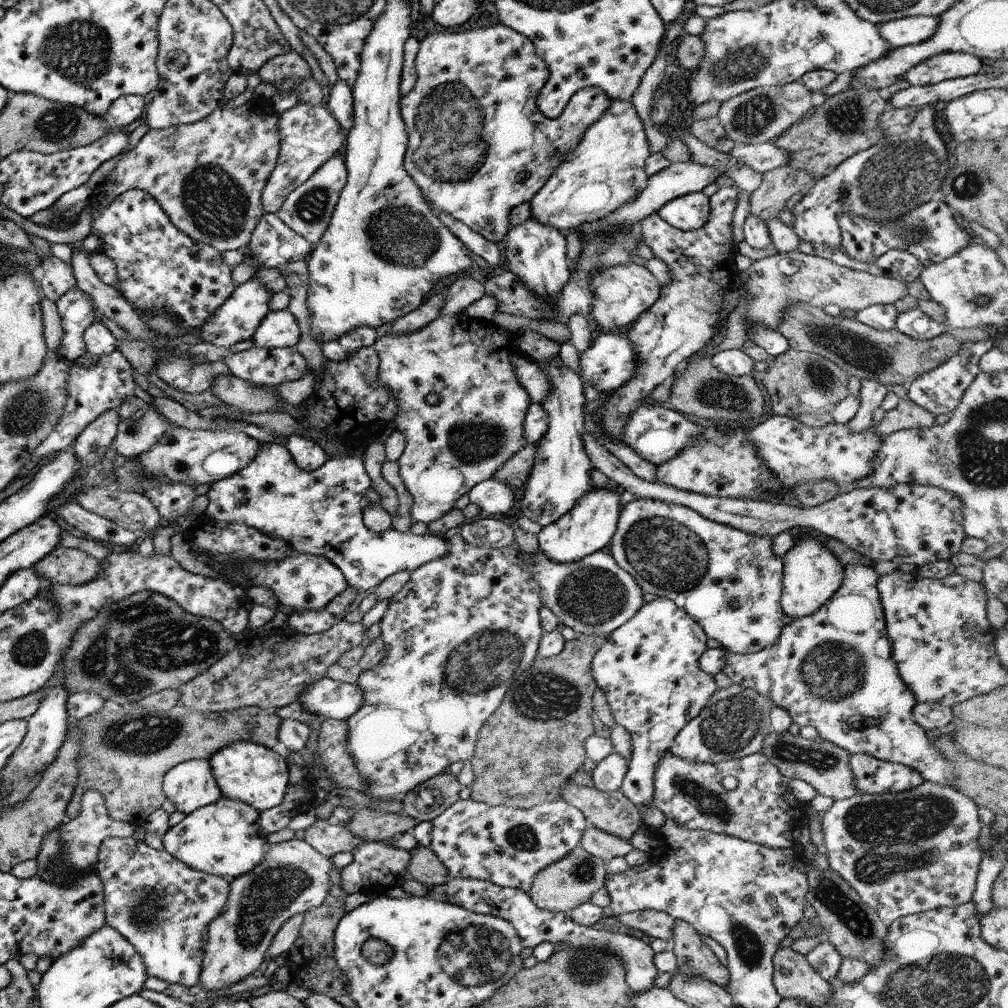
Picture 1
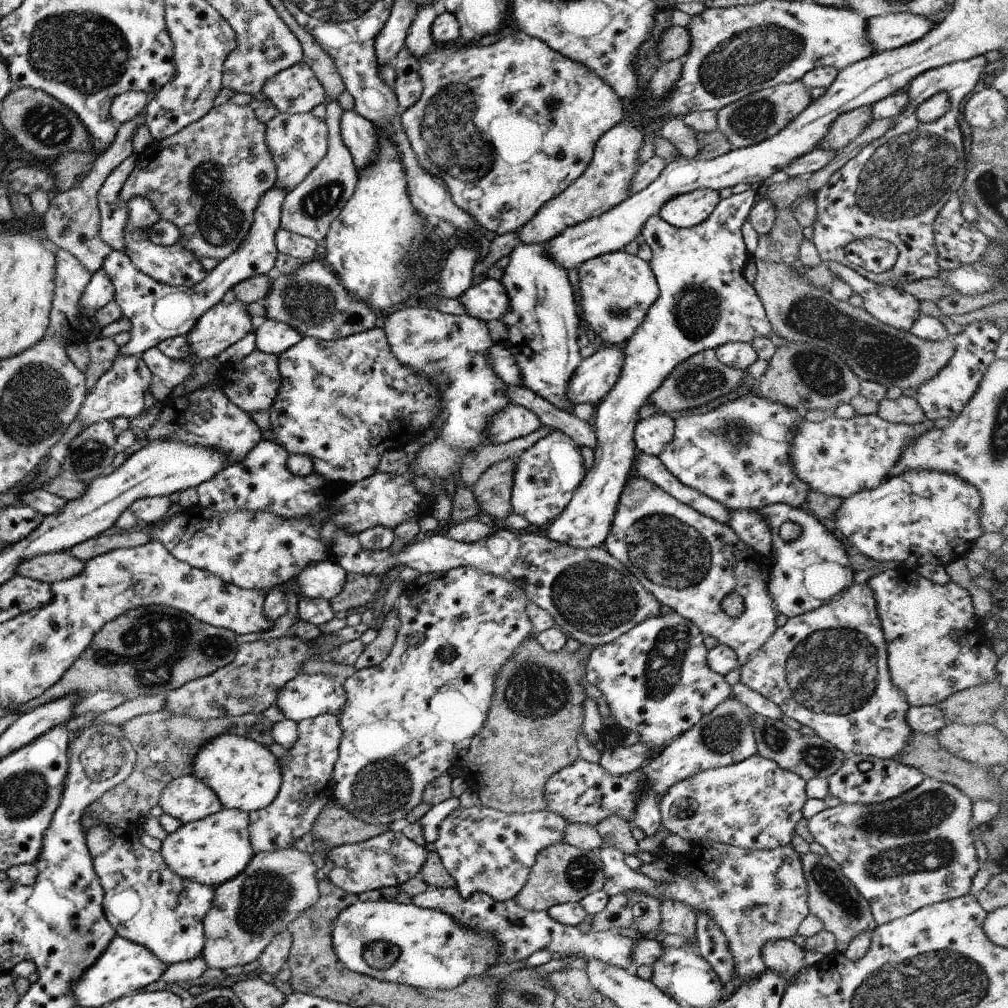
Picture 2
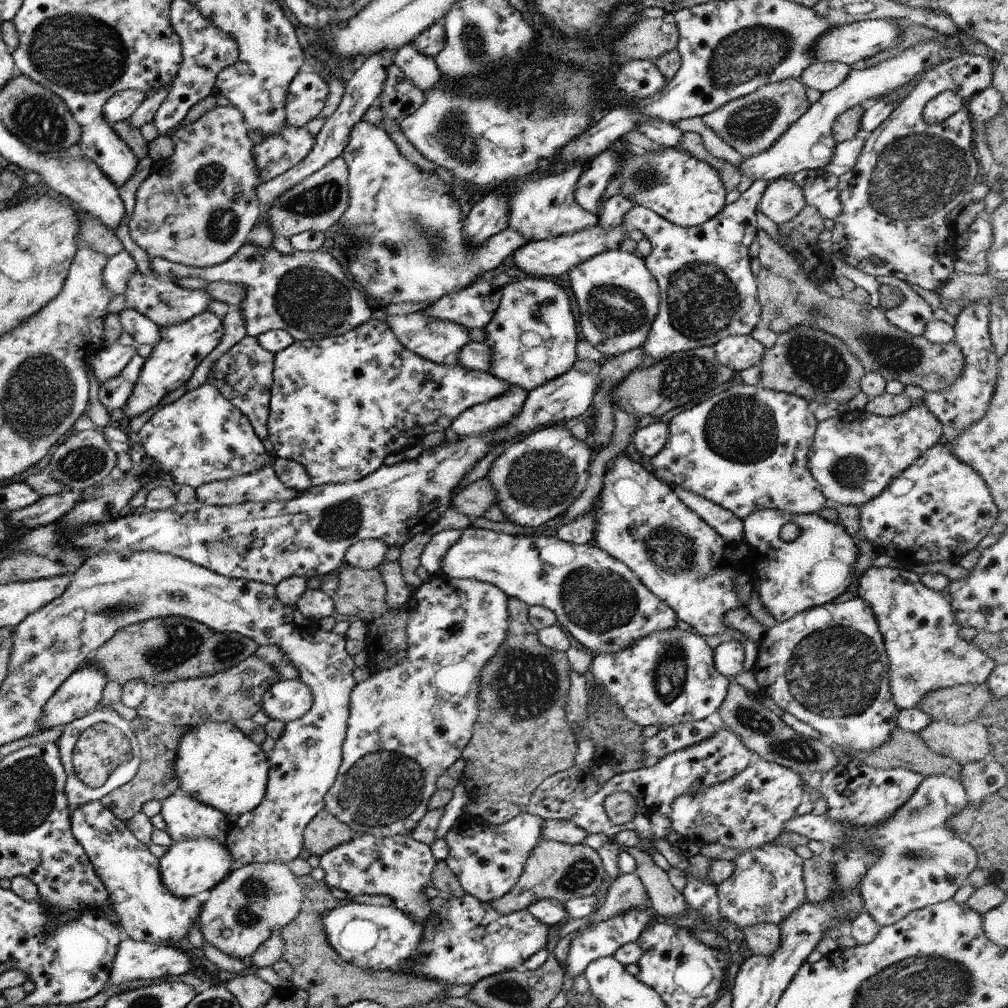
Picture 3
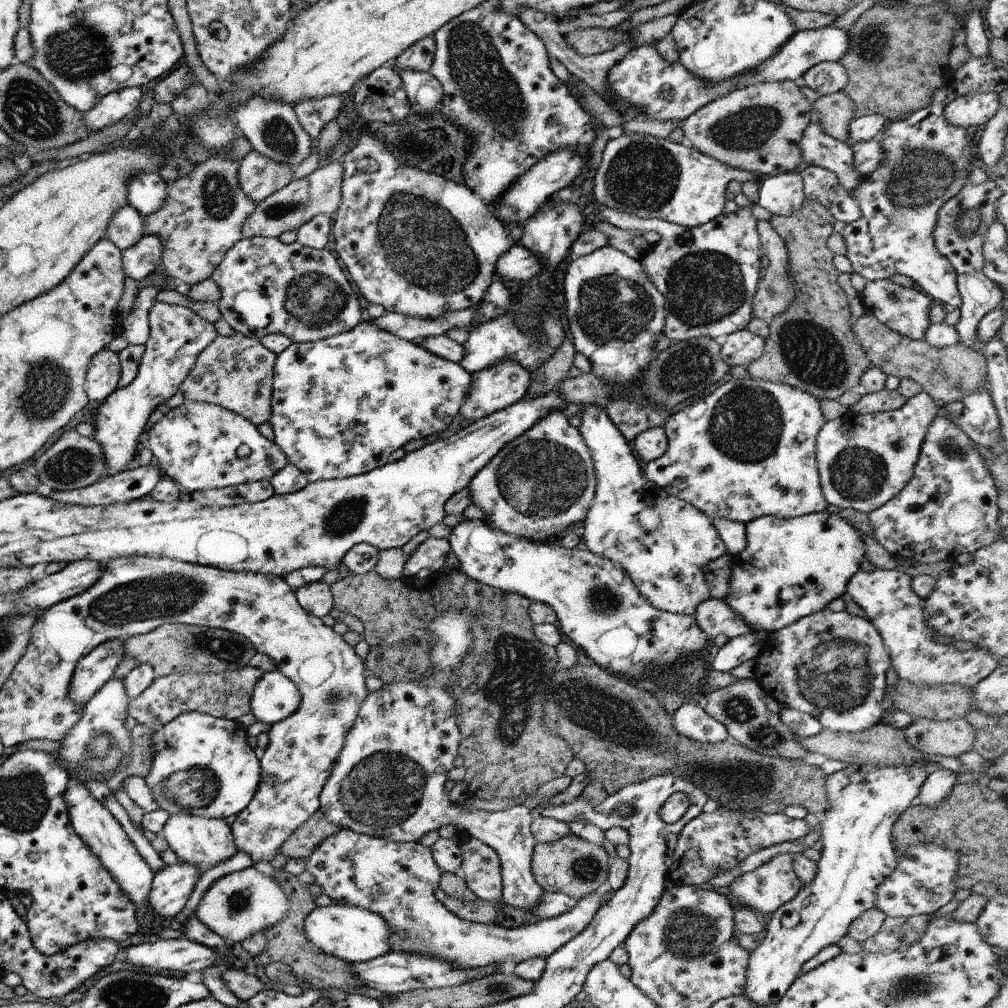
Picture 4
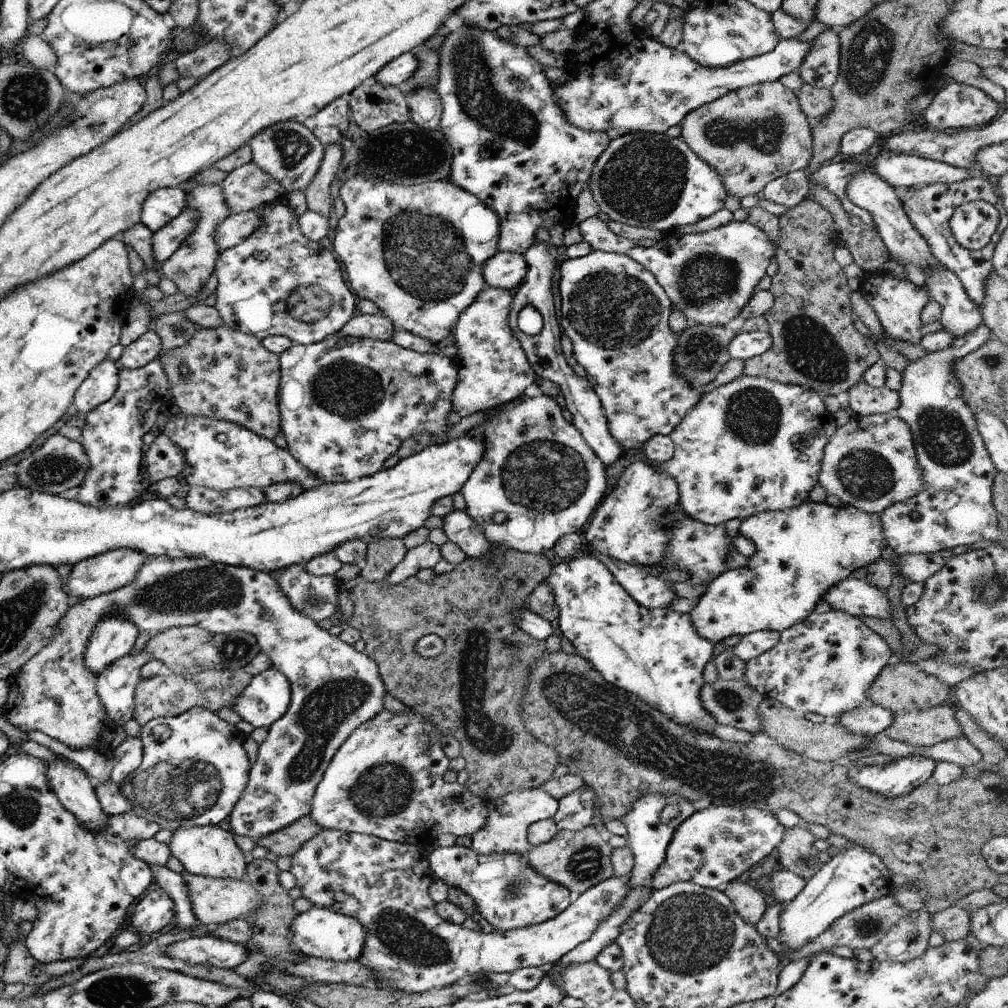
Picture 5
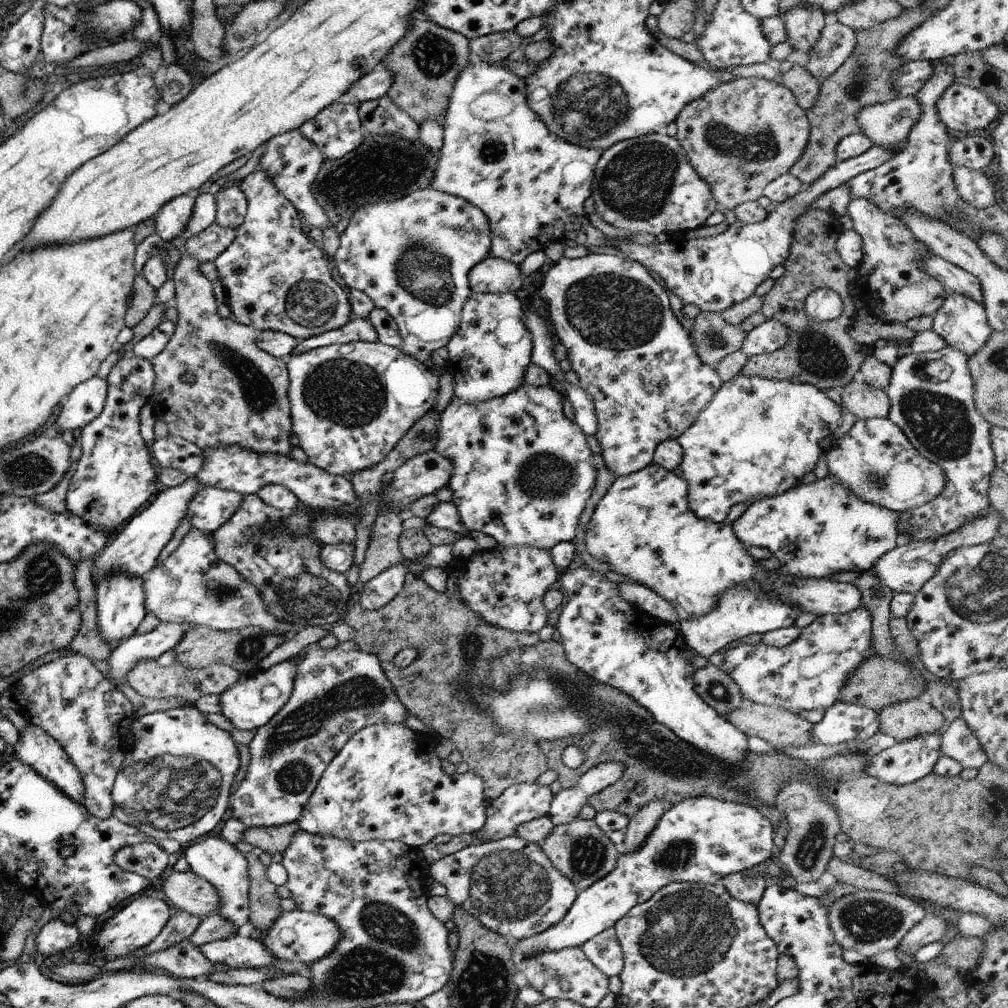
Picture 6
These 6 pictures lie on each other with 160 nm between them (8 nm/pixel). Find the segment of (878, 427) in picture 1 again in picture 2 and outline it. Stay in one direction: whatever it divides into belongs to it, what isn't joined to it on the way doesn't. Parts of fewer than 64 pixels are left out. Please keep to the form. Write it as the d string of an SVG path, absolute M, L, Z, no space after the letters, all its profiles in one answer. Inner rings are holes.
M900 395L896 399L883 397L877 403L876 415L890 423L915 424L924 418L921 407L911 397Z

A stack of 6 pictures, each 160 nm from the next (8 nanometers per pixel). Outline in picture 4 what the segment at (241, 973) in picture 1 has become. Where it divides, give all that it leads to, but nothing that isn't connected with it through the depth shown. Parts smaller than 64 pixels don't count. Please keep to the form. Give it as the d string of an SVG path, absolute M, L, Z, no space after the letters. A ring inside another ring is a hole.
M249 866L215 880L201 896L194 916L207 930L217 934L227 944L241 944L245 938L265 932L265 928L284 920L288 902L277 880Z

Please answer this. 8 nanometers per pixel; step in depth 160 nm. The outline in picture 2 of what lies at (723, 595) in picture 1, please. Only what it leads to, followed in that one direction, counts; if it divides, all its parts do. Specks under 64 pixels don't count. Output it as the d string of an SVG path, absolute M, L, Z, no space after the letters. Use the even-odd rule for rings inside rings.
M633 476L627 477L621 489L608 535L600 545L614 559L621 562L664 609L671 610L693 623L703 636L711 636L719 645L731 647L738 664L744 665L776 629L777 612L759 576L757 564L751 558L733 556L733 554L741 554L743 550L745 552L754 550L745 546L743 542L737 542L731 538L737 538L737 535L727 525L720 525L709 517L695 512L690 506L675 500L648 480ZM731 592L735 592L743 600L744 609L739 617L729 617L721 609L721 600Z

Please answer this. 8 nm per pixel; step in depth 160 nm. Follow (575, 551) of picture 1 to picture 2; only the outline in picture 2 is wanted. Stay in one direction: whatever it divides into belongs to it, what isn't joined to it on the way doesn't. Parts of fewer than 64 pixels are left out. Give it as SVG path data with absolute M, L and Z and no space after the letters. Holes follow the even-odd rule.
M752 187L739 194L721 199L713 212L695 226L682 228L667 224L658 214L650 216L642 224L640 234L651 250L648 261L649 268L658 286L658 297L648 308L641 324L621 346L623 352L622 369L611 390L594 406L595 413L595 446L592 466L586 470L583 480L573 491L569 502L561 514L547 526L547 538L573 548L588 549L599 546L608 535L618 496L624 487L631 464L634 464L632 439L633 427L637 421L637 412L646 404L645 400L662 384L666 376L692 354L707 349L716 349L725 343L749 343L756 336L766 336L777 348L783 340L771 330L766 319L764 308L756 295L752 284L743 277L743 268L750 254L746 251L742 239L741 226L746 224L746 218L757 200L759 189Z

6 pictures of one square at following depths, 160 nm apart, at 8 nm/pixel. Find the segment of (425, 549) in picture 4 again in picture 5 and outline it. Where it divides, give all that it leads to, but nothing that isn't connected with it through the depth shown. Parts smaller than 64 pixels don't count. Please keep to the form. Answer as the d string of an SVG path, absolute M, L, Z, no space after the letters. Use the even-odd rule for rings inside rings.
M427 540L416 548L406 550L403 559L384 580L389 584L400 584L405 581L405 578L415 577L419 570L433 569L441 559L439 547Z

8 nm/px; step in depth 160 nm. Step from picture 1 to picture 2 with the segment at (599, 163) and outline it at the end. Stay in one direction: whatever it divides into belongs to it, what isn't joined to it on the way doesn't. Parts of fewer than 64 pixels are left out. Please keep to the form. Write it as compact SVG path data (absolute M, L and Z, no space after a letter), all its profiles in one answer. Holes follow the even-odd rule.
M626 113L625 118L604 132L597 139L591 160L581 176L578 176L565 191L541 205L536 215L516 230L519 244L544 243L557 236L564 228L599 216L624 201L631 177L639 166L637 151L643 143L640 129L639 120Z

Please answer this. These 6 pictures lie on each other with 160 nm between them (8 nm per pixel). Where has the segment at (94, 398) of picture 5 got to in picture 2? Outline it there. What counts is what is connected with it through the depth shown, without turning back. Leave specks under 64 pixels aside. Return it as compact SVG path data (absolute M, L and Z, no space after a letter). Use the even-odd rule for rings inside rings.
M275 183L263 192L258 198L251 226L239 246L207 272L203 281L185 290L154 281L150 276L141 273L127 254L113 249L104 258L101 270L112 282L114 301L120 308L121 316L128 318L131 323L129 340L118 347L118 354L124 357L140 355L162 340L186 335L195 321L214 304L219 303L223 294L234 284L255 275L267 275L276 259L274 236L280 228L280 210L287 193Z

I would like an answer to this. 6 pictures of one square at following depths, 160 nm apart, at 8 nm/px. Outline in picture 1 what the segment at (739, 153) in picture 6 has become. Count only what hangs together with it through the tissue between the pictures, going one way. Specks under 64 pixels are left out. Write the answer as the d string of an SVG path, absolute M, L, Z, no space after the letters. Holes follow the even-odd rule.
M799 78L782 85L755 87L731 97L720 103L716 117L735 145L756 145L773 142L792 124L797 123L811 107L811 92Z

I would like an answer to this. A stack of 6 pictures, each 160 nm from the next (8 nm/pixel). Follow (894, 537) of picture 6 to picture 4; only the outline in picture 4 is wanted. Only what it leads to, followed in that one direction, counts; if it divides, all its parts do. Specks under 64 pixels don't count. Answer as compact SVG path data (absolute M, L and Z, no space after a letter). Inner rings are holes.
M813 512L807 515L792 518L778 518L772 515L763 515L751 520L744 525L745 534L745 548L741 550L737 555L731 555L730 553L723 554L721 558L717 558L717 566L721 569L719 578L727 578L731 574L730 590L727 590L727 596L723 598L723 602L727 606L731 606L731 610L751 628L755 633L759 633L763 630L766 634L773 633L775 630L780 630L787 624L792 624L795 620L807 616L807 614L813 614L819 610L825 609L827 604L832 600L840 598L845 593L845 588L849 578L855 574L859 569L861 559L864 557L863 542L861 542L860 532L849 526L841 516L838 514L828 514L823 512Z

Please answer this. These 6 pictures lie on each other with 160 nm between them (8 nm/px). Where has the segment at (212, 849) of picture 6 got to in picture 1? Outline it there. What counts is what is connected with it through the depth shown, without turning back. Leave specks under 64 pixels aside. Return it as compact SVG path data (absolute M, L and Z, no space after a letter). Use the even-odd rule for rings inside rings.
M189 759L170 768L162 778L162 794L185 815L221 797L206 759Z

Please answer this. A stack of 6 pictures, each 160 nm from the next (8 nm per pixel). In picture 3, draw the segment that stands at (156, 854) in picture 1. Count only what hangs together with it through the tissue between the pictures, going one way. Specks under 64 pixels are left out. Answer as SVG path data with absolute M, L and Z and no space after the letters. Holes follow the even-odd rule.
M99 801L87 802L70 812L70 832L107 892L107 908L117 916L116 926L122 937L155 946L169 946L167 941L187 938L187 930L197 923L203 902L193 896L173 896L163 888L158 860L149 853L147 845L133 837L125 822L118 820Z

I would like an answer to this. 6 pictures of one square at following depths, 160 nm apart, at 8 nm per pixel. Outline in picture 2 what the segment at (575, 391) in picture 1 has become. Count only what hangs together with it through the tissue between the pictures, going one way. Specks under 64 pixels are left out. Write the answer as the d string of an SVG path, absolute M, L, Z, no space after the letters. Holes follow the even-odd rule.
M544 243L518 244L512 248L508 256L508 265L499 281L509 299L508 307L499 319L506 327L506 332L513 338L505 344L517 365L522 385L534 395L548 400L548 403L554 407L571 413L570 411L575 405L568 400L566 388L569 377L582 358L579 357L580 348L577 346L579 318L575 312L576 302L573 300L574 293L567 281L566 270L553 264L550 256L548 257L544 253ZM552 429L521 454L513 457L515 466L509 497L511 512L523 516L529 525L537 528L549 524L555 516L559 516L586 473L579 449L567 435Z

